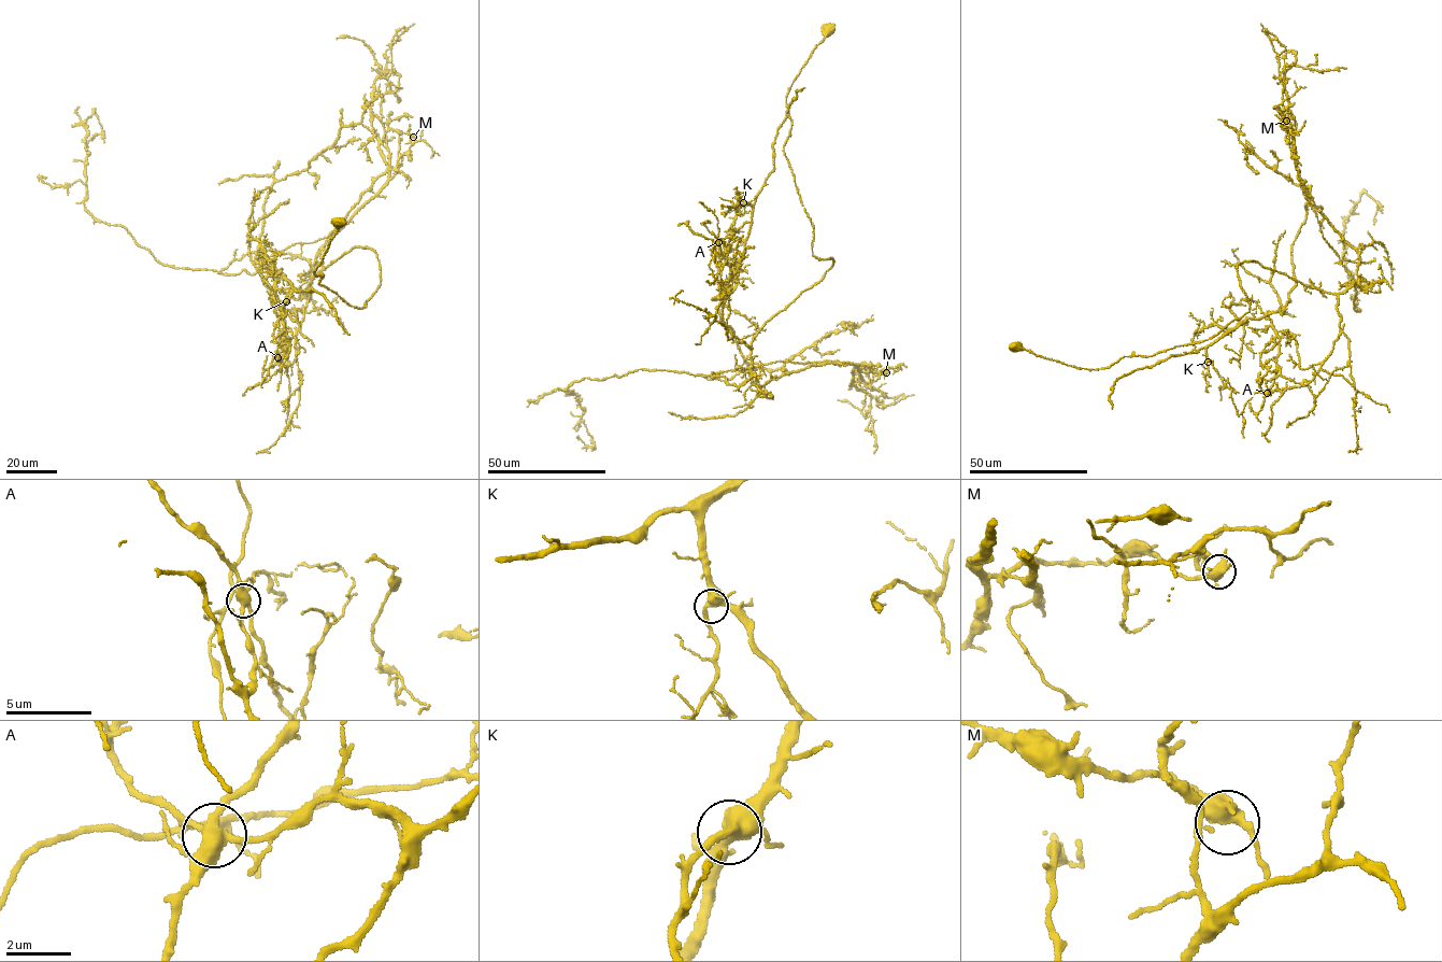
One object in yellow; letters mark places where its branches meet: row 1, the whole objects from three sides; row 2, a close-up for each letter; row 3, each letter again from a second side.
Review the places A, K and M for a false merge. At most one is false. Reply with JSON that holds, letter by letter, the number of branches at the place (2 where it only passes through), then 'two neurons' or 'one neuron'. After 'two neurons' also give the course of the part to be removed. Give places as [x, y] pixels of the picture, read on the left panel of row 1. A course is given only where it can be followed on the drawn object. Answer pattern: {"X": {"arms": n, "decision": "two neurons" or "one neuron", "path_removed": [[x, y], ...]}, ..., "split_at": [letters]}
{"A": {"arms": 5, "decision": "two neurons", "path_removed": [[277, 357], [286, 335], [279, 276], [256, 258], [268, 193], [304, 171], [345, 126], [374, 136], [372, 163]]}, "K": {"arms": 4, "decision": "one neuron"}, "M": {"arms": 5, "decision": "one neuron"}, "split_at": ["A"]}

